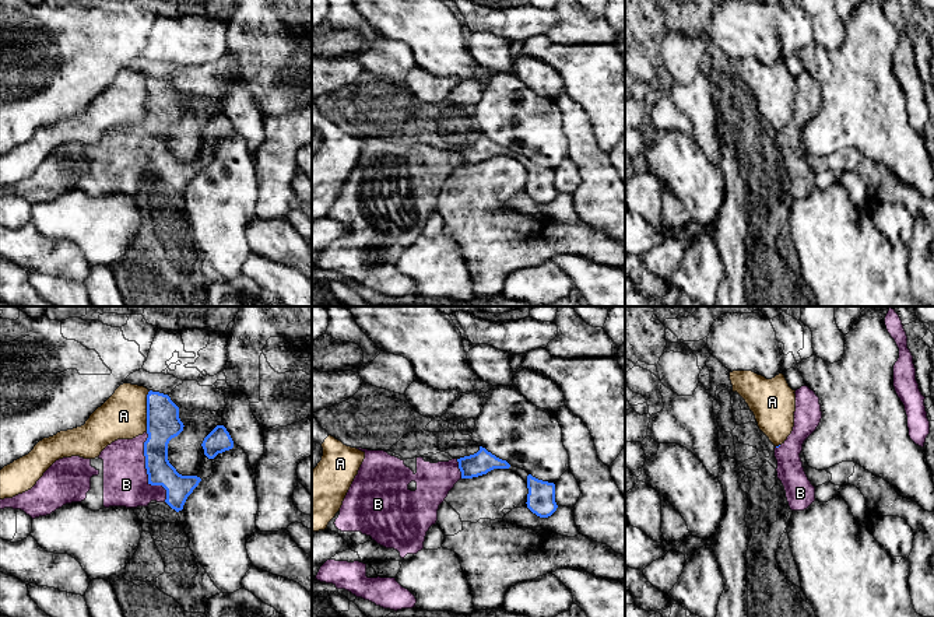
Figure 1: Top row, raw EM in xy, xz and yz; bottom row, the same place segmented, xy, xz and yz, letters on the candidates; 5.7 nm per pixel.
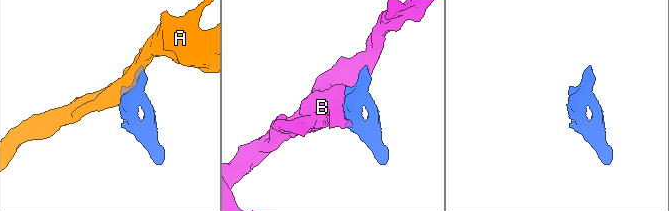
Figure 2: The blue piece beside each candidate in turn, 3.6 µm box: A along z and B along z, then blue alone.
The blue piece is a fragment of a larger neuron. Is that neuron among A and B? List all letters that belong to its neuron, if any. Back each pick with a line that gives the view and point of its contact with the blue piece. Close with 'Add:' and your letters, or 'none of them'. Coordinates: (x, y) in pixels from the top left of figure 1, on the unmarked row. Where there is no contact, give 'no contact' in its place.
B: meets blue in xy at (147, 158)
Add: B

